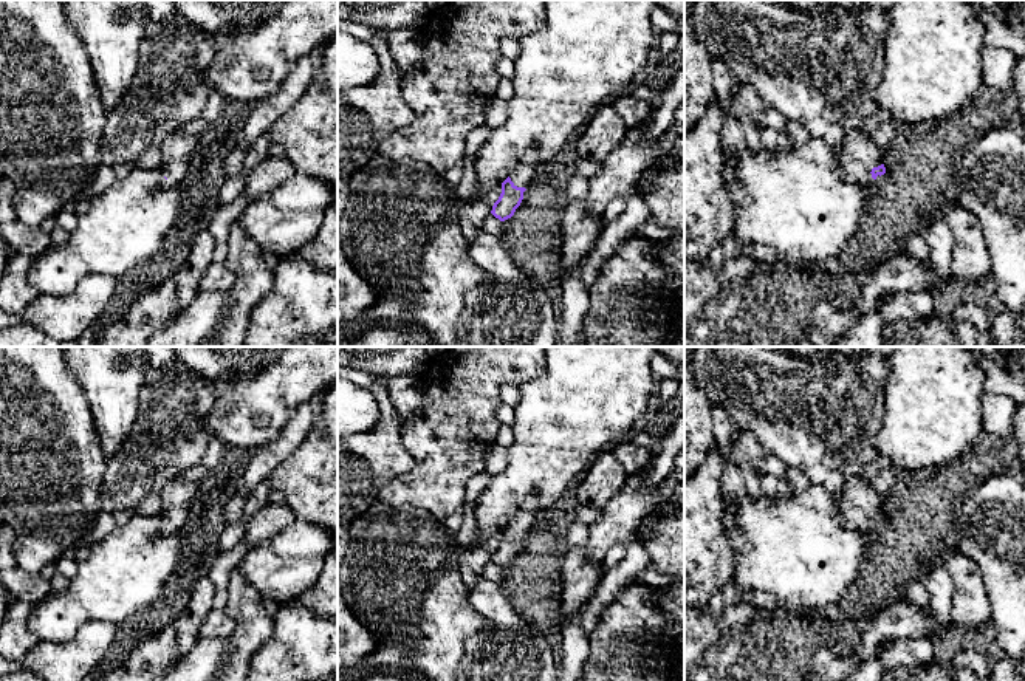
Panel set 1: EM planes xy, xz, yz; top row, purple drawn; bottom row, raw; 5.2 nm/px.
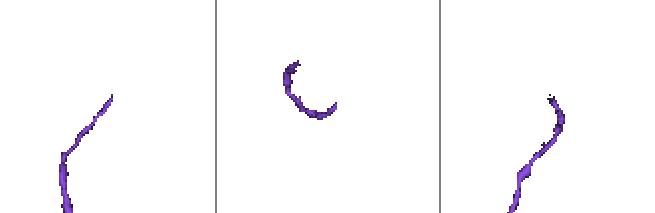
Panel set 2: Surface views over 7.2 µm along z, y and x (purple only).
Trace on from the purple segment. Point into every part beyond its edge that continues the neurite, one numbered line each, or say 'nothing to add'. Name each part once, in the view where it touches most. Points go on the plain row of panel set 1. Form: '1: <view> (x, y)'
1: yz (858, 502)

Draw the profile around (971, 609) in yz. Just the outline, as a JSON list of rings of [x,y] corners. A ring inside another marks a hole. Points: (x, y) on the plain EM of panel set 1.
[[[951,546],[941,563],[955,588],[951,622],[957,641],[983,647],[985,639],[974,631],[991,619],[989,597],[975,562]]]

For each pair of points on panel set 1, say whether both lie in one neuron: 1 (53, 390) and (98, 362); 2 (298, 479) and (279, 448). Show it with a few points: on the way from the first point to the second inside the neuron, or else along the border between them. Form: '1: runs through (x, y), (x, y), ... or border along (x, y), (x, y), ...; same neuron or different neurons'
1: border along (67, 362), (90, 409); different neurons
2: border along (308, 429), (304, 440), (265, 477); different neurons

